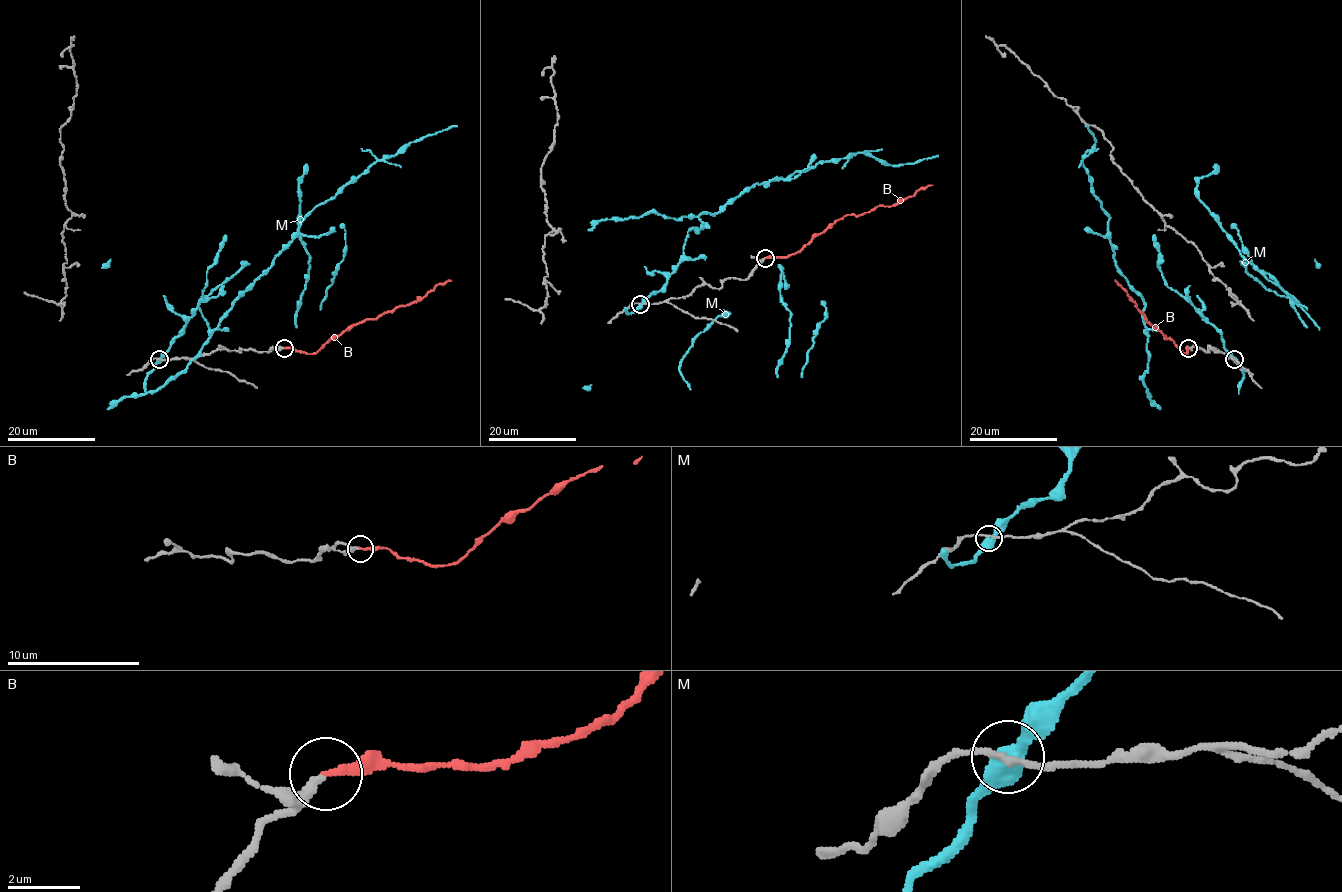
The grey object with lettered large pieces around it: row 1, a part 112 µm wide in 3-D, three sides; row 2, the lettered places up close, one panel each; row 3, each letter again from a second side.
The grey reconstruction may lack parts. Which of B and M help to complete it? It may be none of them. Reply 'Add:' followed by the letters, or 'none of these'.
Add: B

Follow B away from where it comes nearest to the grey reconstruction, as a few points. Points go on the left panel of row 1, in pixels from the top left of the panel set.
B: (283, 348), (313, 354), (327, 340), (364, 320), (421, 300), (438, 284), (451, 281)

